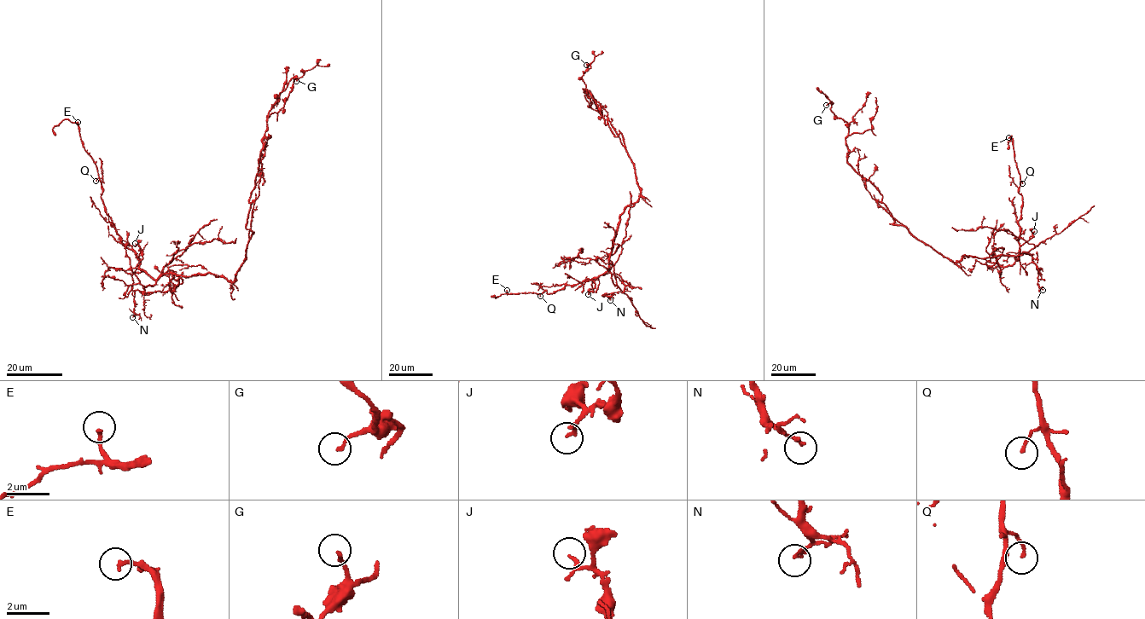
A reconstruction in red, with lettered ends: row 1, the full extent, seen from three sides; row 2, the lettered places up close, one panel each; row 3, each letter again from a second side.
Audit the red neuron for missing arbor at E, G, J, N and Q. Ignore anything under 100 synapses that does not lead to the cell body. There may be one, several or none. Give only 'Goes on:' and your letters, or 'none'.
Goes on: none

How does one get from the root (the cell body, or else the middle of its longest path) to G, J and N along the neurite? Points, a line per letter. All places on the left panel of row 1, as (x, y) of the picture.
G: (232, 281), (247, 258), (254, 204), (249, 199), (259, 170), (268, 112), (291, 79), (296, 81)
J: (232, 281), (210, 273), (184, 276), (167, 274), (156, 280), (139, 267), (140, 249), (135, 243)
N: (232, 281), (210, 273), (160, 274), (168, 270), (174, 273), (167, 291), (135, 291), (132, 317)

